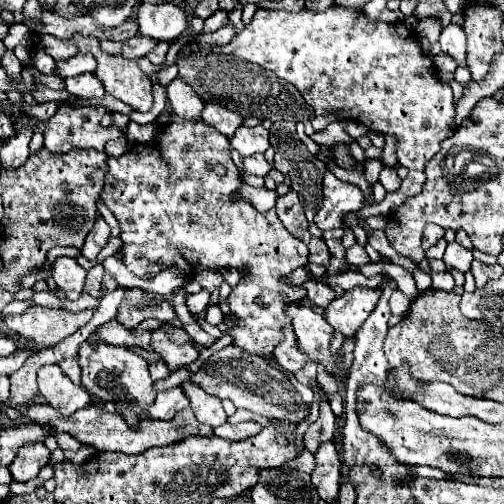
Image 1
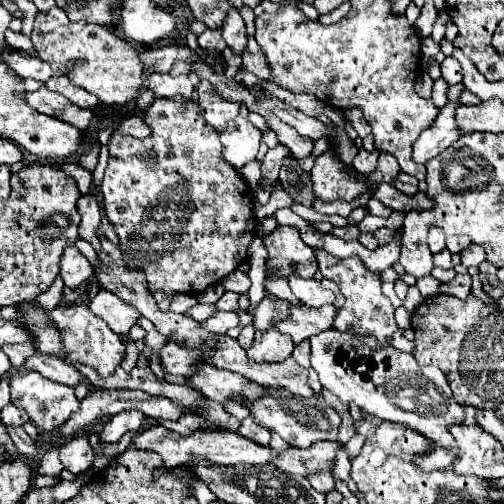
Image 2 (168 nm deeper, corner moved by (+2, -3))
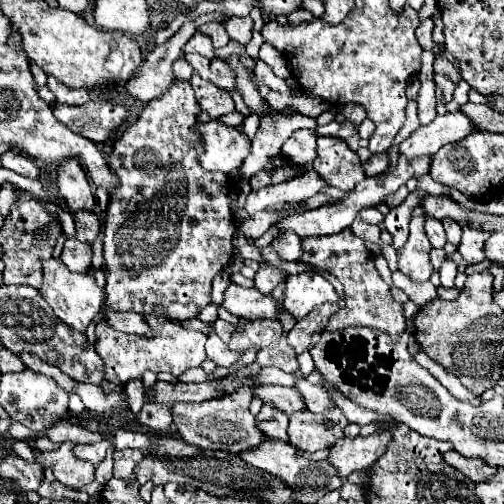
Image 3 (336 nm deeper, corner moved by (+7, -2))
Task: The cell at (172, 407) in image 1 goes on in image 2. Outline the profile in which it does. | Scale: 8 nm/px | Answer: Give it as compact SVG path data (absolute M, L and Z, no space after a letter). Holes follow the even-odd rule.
M124 410L116 416L110 418L110 422L102 430L102 440L106 442L118 442L128 430L140 430L144 420L148 416L142 414L140 410Z

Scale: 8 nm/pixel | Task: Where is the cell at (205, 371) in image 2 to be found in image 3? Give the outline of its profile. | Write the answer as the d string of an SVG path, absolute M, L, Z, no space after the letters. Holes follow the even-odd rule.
M263 385L261 389L255 389L253 395L261 397L265 403L277 405L287 415L307 409L307 405L305 405L305 401L303 401L303 397L301 397L301 393L297 389L279 387L279 385Z

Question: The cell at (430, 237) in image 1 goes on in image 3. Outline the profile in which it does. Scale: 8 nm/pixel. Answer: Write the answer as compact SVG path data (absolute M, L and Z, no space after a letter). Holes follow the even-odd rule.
M425 217L425 233L431 241L433 247L443 247L445 245L445 231L443 231L443 225L439 219L435 217Z

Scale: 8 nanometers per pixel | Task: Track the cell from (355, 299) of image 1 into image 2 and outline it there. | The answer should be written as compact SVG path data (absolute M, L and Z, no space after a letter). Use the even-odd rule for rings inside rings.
M326 304L320 310L312 310L308 306L292 306L290 310L292 316L286 322L278 322L276 328L282 334L288 334L294 344L300 344L314 334L334 328L334 318L338 314L338 308L334 304Z

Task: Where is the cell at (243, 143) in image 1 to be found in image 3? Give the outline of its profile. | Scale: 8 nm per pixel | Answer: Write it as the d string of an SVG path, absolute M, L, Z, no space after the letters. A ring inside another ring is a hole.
M217 121L197 123L197 133L205 143L205 151L199 155L199 165L207 171L229 173L241 165L247 157L251 141L235 127L225 127Z

